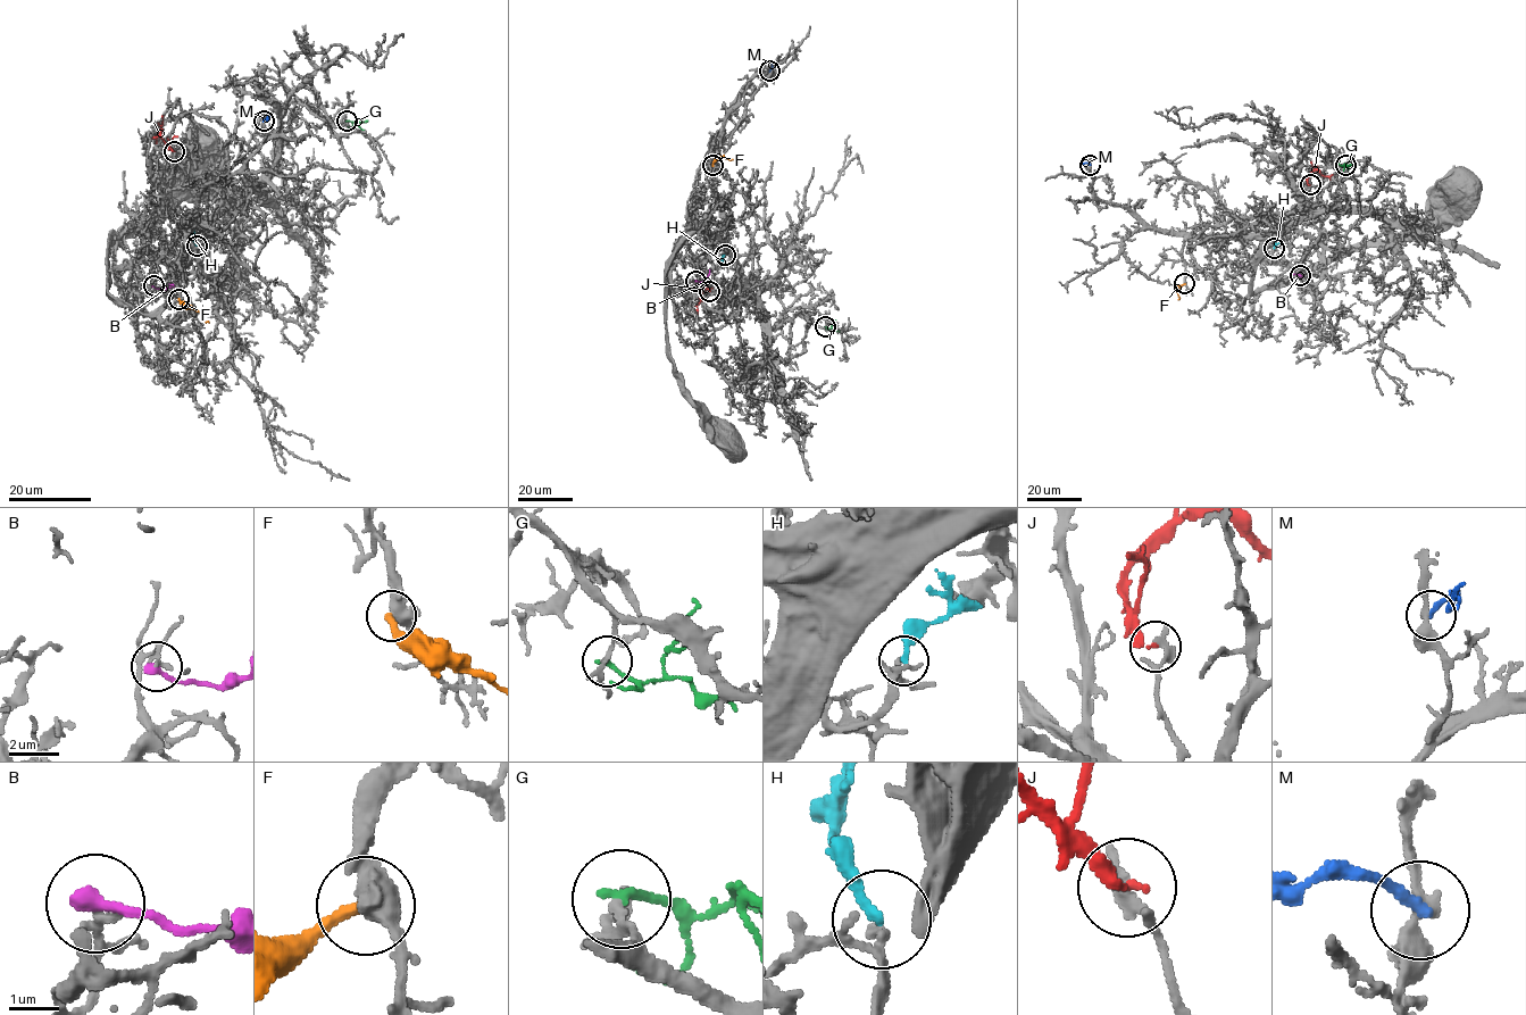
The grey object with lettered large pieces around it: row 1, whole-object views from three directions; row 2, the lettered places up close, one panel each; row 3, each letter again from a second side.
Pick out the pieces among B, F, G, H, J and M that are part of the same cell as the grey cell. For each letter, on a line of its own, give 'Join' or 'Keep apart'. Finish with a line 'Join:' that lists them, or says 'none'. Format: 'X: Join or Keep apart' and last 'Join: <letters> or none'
B: Keep apart
F: Keep apart
G: Keep apart
H: Keep apart
J: Keep apart
M: Keep apart
Join: none

